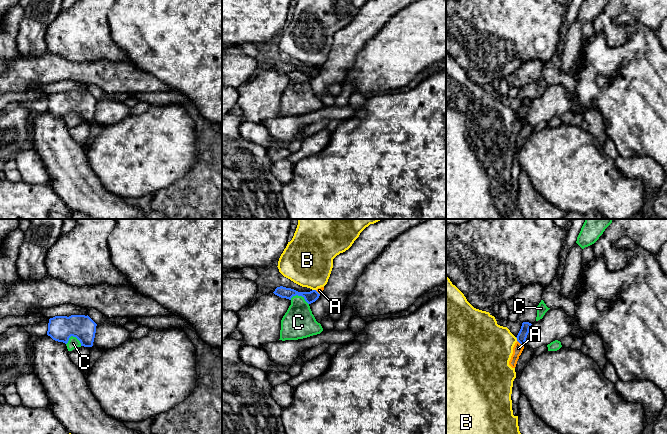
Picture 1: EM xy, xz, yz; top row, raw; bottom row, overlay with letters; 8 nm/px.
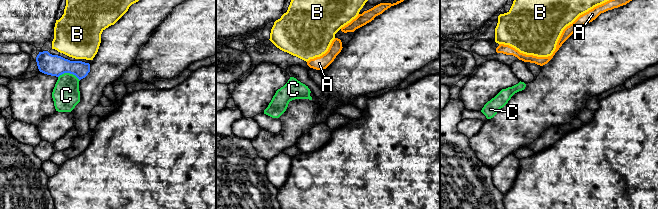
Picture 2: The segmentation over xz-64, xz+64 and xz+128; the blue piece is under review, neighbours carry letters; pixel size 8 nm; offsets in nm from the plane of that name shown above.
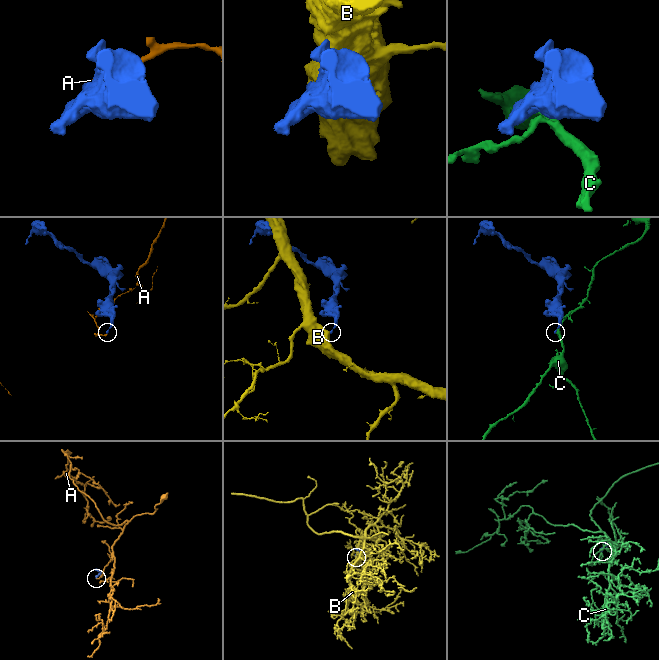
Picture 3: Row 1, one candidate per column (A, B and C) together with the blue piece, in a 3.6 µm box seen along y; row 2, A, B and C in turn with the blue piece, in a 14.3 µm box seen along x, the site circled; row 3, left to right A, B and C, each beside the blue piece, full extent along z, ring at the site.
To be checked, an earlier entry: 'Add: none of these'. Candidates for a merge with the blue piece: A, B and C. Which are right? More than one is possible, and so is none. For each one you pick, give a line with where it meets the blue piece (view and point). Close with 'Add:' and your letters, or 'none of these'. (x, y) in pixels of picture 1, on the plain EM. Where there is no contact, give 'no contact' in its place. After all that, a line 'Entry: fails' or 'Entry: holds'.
Add: none of these
Entry: holds

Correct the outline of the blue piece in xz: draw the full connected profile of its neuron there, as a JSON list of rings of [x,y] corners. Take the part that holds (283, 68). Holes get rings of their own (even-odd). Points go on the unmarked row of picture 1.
[[[283,62],[277,63],[273,68],[275,71],[291,76],[293,72],[302,72],[308,80],[315,78],[320,70],[316,66],[312,66],[310,68],[298,68],[291,64],[286,64]]]

